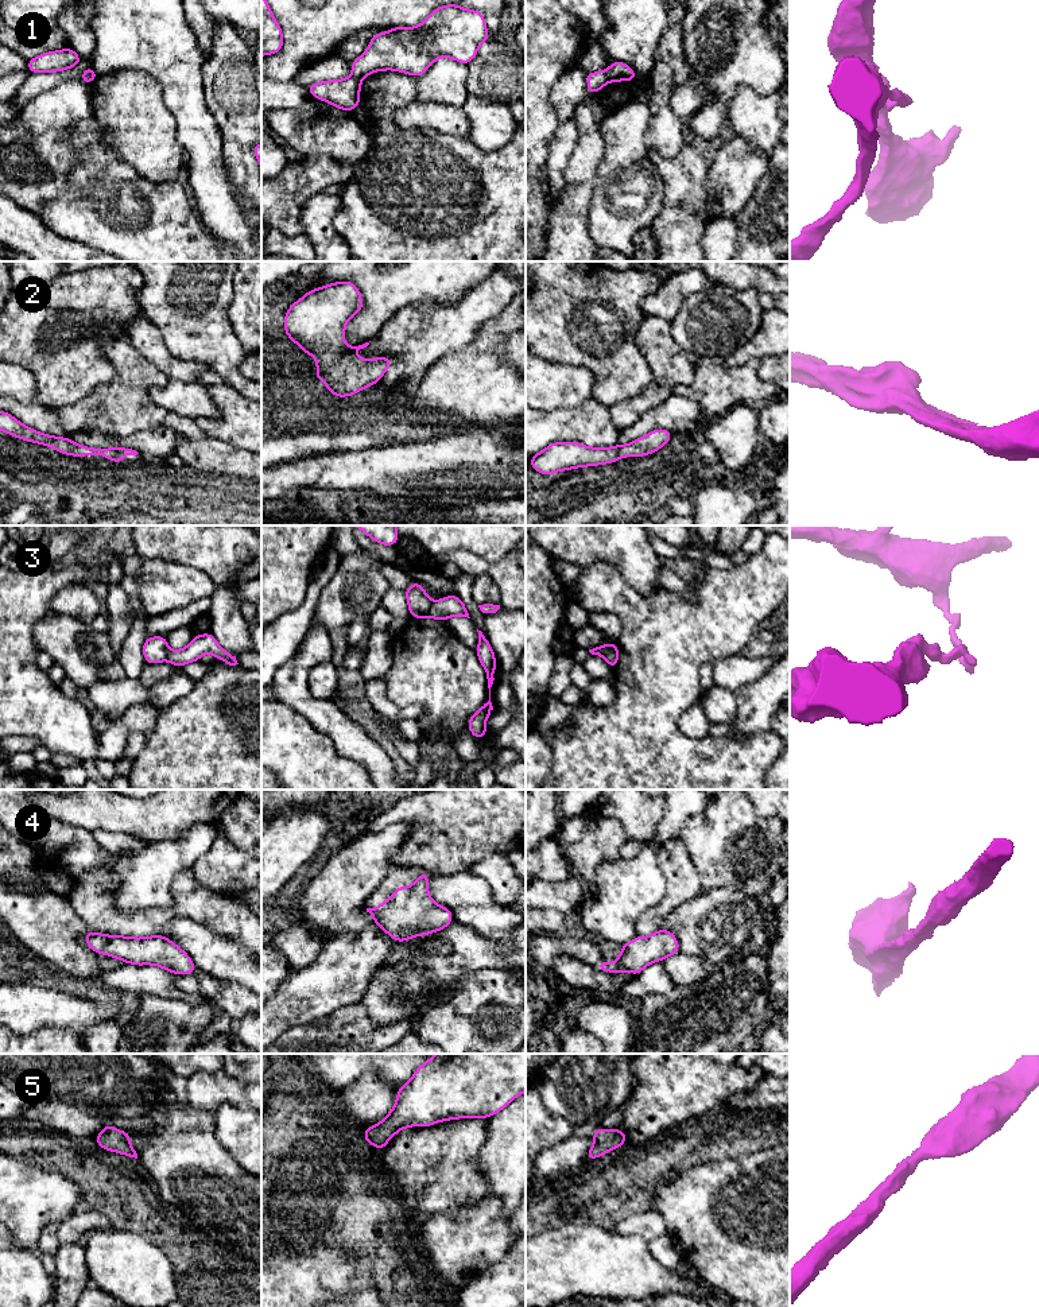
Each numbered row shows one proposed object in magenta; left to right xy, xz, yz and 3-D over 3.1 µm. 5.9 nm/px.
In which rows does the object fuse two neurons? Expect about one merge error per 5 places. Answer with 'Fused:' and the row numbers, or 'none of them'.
Fused: 1, 3

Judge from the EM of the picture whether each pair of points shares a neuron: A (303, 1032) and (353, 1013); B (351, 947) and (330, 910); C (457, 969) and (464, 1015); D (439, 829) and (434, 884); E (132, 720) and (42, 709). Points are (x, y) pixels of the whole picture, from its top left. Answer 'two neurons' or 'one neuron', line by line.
A: one neuron
B: two neurons
C: two neurons
D: two neurons
E: two neurons

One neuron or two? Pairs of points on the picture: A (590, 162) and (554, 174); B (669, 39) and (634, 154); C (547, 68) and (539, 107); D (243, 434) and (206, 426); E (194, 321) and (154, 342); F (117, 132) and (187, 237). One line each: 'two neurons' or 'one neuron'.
A: two neurons
B: two neurons
C: one neuron
D: one neuron
E: two neurons
F: two neurons

